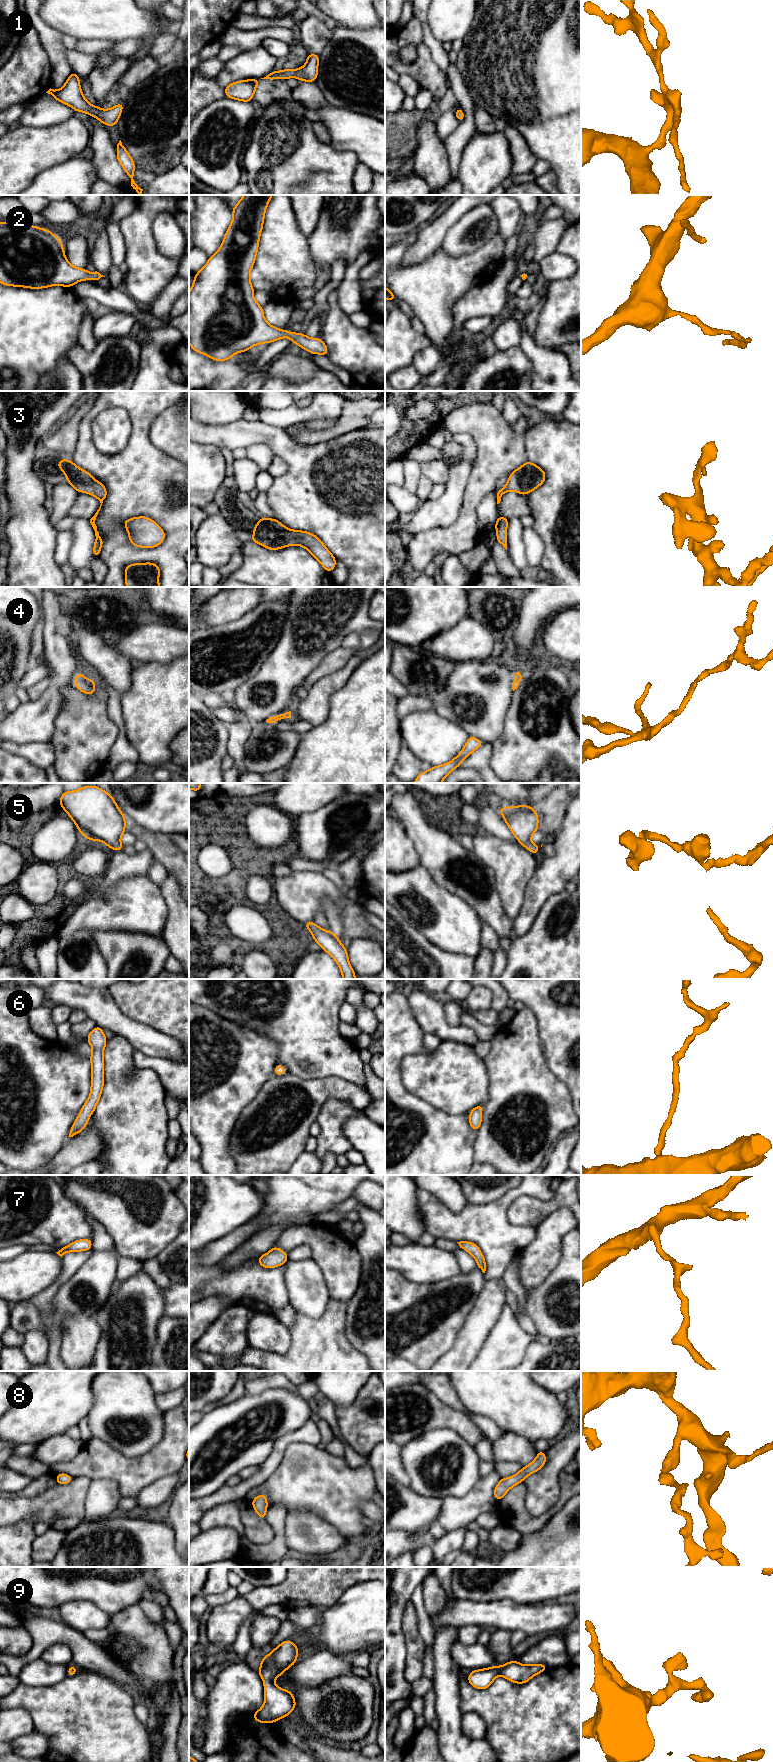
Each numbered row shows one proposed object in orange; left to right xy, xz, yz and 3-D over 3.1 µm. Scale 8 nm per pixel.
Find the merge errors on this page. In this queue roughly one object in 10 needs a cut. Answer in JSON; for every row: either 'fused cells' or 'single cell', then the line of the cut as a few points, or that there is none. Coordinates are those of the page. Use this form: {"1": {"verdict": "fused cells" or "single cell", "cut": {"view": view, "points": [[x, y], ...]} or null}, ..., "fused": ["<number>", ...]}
{"1": {"verdict": "single cell", "cut": null}, "2": {"verdict": "single cell", "cut": null}, "3": {"verdict": "single cell", "cut": null}, "4": {"verdict": "single cell", "cut": null}, "5": {"verdict": "single cell", "cut": null}, "6": {"verdict": "single cell", "cut": null}, "7": {"verdict": "single cell", "cut": null}, "8": {"verdict": "single cell", "cut": null}, "9": {"verdict": "single cell", "cut": null}, "fused": []}

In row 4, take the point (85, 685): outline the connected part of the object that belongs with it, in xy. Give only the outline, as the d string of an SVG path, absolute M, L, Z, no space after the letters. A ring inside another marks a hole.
M83 672L74 676L76 681L75 687L87 695L92 695L95 692L95 680L87 679L83 676Z

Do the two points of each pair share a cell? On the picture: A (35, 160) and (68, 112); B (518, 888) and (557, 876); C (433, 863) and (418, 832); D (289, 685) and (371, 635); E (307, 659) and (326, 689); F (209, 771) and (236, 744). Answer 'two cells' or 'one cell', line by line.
A: two cells
B: one cell
C: one cell
D: two cells
E: two cells
F: two cells

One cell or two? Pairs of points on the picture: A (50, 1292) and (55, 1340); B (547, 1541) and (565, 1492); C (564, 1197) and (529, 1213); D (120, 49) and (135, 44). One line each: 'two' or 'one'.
A: one
B: two
C: one
D: one

